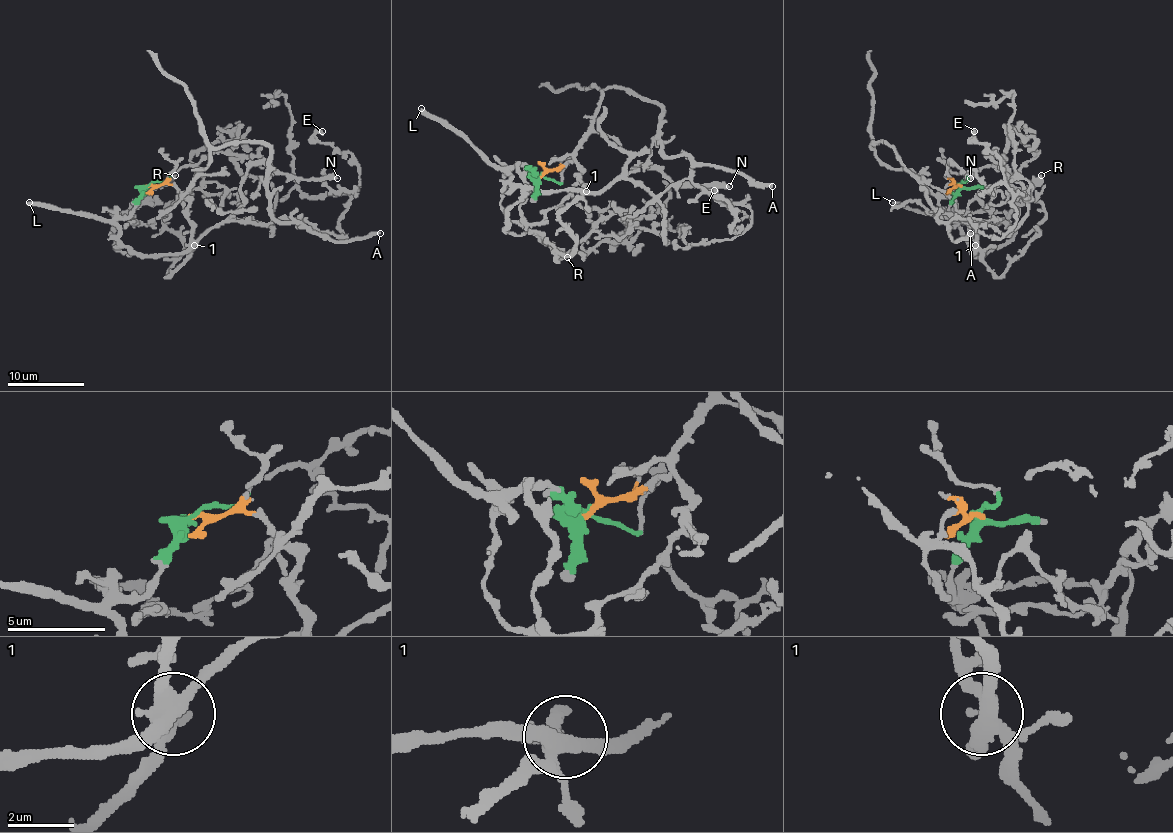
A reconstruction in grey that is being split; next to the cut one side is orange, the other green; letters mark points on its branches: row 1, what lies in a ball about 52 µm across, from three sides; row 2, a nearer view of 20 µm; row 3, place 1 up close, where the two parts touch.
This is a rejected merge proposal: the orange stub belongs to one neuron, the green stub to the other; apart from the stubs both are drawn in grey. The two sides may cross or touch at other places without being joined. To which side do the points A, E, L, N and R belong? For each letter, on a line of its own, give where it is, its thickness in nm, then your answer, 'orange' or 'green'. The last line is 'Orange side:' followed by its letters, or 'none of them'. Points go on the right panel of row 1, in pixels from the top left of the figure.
A: (970, 233) | 240 nm | orange
E: (974, 131) | 380 nm | orange
L: (892, 202) | 340 nm | green
N: (970, 178) | 440 nm | green
R: (1041, 175) | 320 nm | green
Orange side: A, E

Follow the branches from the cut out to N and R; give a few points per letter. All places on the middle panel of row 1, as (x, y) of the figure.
N: (540, 175), (529, 166), (509, 170), (517, 185), (540, 191), (602, 191), (641, 164), (675, 183), (730, 187)
R: (540, 175), (529, 166), (509, 170), (521, 198), (506, 227), (523, 235), (536, 233), (567, 256)

